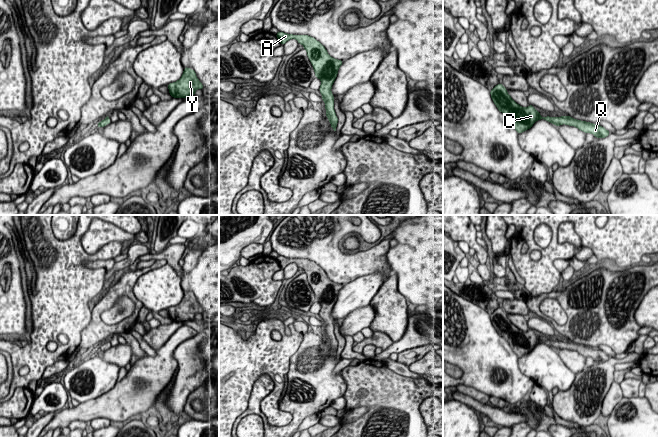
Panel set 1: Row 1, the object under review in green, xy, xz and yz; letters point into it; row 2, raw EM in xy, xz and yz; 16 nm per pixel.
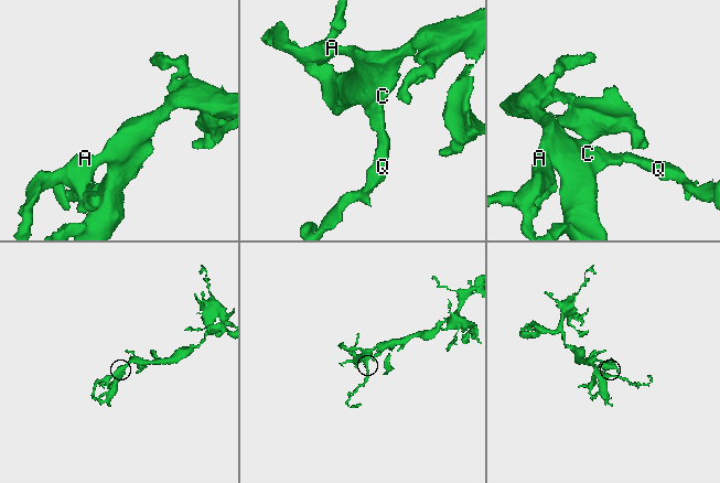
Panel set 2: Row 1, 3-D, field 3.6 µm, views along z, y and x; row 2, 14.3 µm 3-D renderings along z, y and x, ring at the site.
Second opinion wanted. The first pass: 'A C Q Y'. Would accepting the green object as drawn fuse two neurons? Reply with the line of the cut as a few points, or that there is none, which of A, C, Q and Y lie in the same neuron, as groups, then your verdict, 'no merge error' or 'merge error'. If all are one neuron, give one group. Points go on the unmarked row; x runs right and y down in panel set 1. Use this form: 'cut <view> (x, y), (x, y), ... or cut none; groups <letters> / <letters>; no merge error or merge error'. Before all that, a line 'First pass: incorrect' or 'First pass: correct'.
First pass: correct
cut none; groups A C Q Y; no merge error

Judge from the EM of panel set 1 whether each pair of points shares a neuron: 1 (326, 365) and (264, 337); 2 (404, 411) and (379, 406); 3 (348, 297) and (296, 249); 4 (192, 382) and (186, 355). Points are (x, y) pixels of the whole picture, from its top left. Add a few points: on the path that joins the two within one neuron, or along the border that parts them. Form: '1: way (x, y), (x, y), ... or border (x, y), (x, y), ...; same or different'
1: border (304, 334), (300, 346), (290, 358), (287, 373); different
2: way (398, 411), (392, 406), (385, 406); same
3: border (364, 275), (358, 276), (343, 285); different
4: way (188, 375), (188, 362); same

